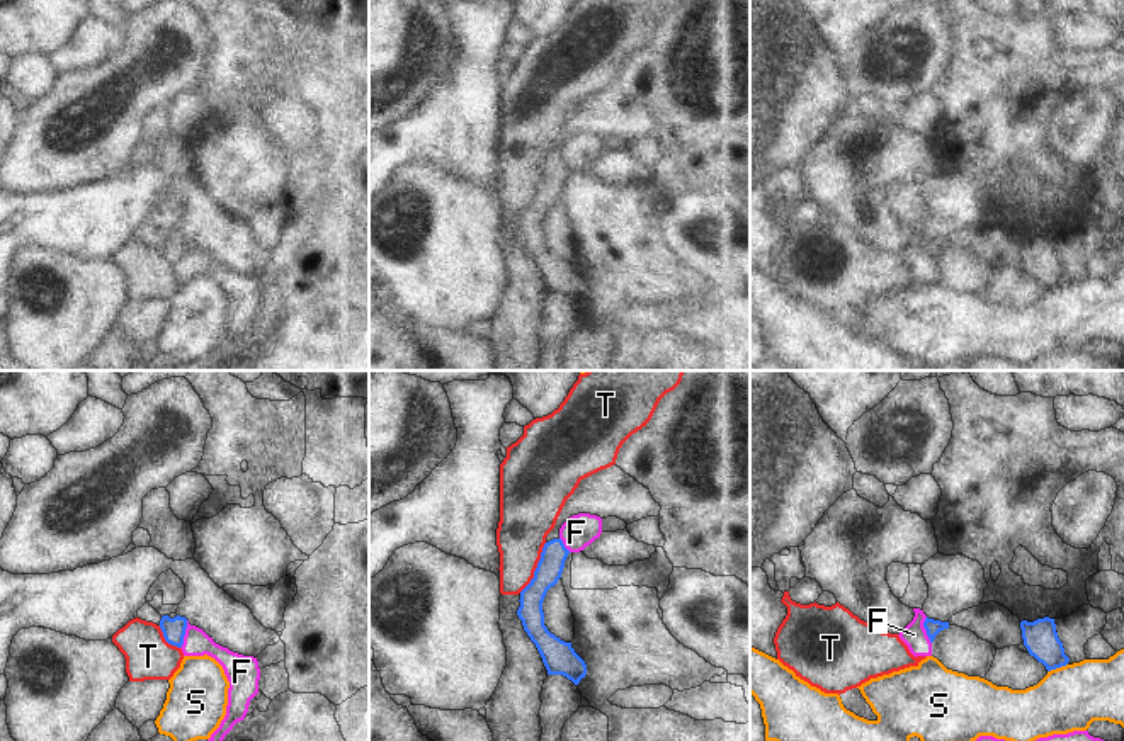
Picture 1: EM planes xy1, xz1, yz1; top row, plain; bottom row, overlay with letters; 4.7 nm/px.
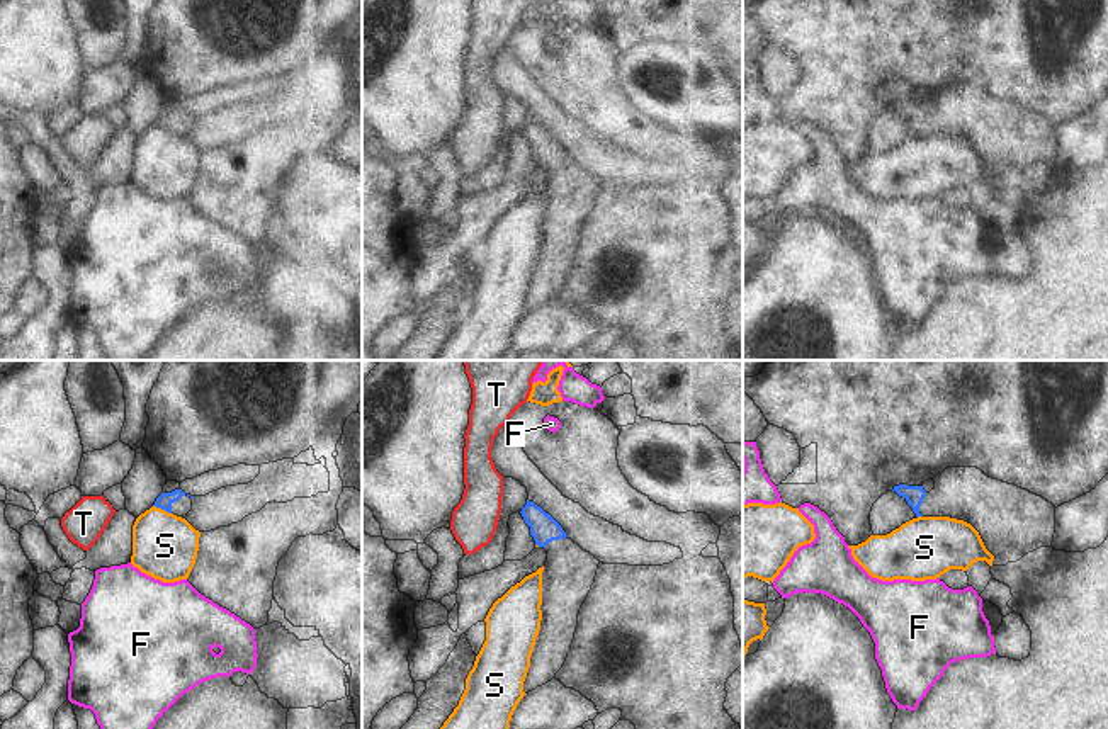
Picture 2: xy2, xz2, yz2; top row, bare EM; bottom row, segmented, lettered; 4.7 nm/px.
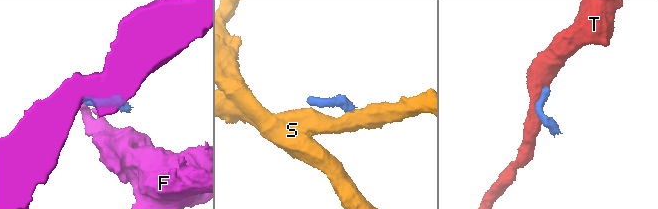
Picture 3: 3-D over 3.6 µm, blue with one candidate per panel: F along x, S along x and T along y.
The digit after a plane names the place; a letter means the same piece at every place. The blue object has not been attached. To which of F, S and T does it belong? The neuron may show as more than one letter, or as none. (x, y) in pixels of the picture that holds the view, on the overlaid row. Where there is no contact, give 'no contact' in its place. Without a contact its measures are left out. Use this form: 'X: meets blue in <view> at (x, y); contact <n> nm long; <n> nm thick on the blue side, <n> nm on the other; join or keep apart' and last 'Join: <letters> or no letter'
F: meets blue in xy1 at (184, 634); contact 140 nm long; 110 nm thick on the blue side, 130 nm on the other; keep apart
S: meets blue in yz1 at (1056, 667); contact 100 nm long; 160 nm thick on the blue side, 300 nm on the other; keep apart
T: meets blue in xz1 at (536, 568); contact 280 nm long; 120 nm thick on the blue side, 260 nm on the other; keep apart
Join: no letter

